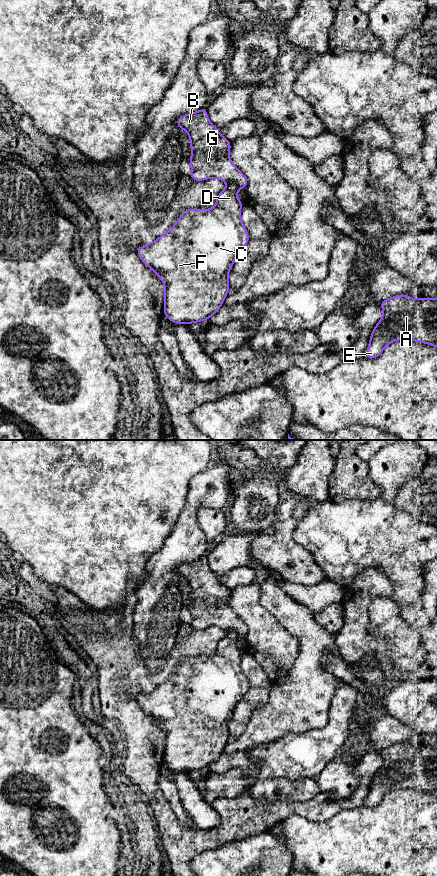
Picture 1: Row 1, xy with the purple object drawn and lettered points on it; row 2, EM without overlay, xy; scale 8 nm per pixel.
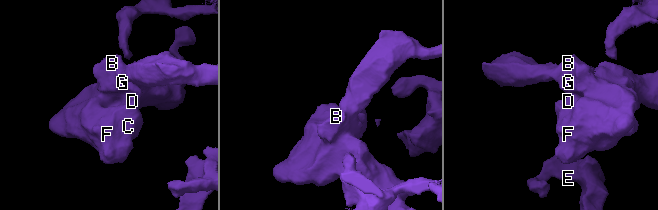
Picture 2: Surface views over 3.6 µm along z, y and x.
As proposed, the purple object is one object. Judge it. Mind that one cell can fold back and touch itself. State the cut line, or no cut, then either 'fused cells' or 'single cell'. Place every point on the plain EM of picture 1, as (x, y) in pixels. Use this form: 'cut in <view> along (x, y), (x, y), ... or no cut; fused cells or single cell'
cut in xy along (227, 629), (232, 629), (238, 635); fused cells

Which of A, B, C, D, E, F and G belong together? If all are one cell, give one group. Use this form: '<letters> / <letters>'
A B E G / C D F

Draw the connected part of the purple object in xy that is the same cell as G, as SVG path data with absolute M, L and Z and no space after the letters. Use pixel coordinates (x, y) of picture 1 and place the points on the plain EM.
M206 555L178 565L176 571L188 581L191 589L189 625L192 628L217 626L246 637L248 626L229 607L231 590L211 571Z

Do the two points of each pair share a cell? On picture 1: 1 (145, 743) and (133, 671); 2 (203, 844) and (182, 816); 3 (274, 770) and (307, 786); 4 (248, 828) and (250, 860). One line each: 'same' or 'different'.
1: same
2: different
3: different
4: different

